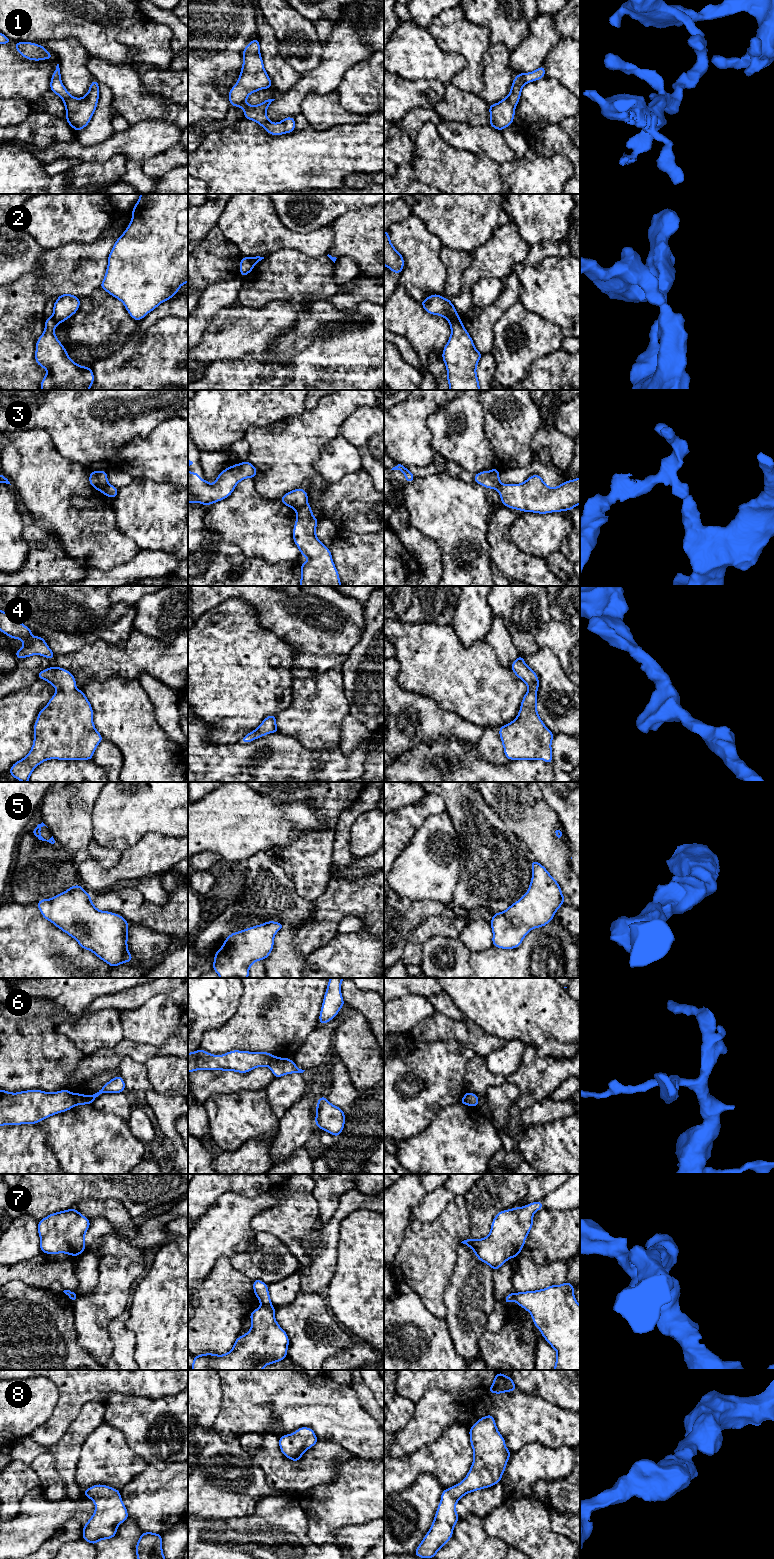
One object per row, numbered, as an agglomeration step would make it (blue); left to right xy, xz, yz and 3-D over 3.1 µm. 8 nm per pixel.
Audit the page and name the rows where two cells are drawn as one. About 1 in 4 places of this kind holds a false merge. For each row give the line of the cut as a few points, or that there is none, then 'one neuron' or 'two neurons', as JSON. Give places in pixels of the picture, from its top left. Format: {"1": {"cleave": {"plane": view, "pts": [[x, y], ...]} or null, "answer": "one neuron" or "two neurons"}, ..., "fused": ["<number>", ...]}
{"1": {"cleave": null, "answer": "one neuron"}, "2": {"cleave": {"plane": "yz", "pts": [[456, 314], [449, 321]]}, "answer": "two neurons"}, "3": {"cleave": {"plane": "xz", "pts": [[306, 502], [296, 510]]}, "answer": "two neurons"}, "4": {"cleave": null, "answer": "one neuron"}, "5": {"cleave": null, "answer": "one neuron"}, "6": {"cleave": {"plane": "xy", "pts": [[73, 1094], [77, 1104]]}, "answer": "two neurons"}, "7": {"cleave": {"plane": "xz", "pts": [[270, 1303], [262, 1306]]}, "answer": "two neurons"}, "8": {"cleave": null, "answer": "one neuron"}, "fused": ["2", "3", "6", "7"]}

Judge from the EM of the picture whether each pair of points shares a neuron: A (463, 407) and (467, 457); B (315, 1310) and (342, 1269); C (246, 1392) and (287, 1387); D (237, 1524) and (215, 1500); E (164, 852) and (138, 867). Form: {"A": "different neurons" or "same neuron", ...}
{"A": "same neuron", "B": "different neurons", "C": "same neuron", "D": "different neurons", "E": "same neuron"}

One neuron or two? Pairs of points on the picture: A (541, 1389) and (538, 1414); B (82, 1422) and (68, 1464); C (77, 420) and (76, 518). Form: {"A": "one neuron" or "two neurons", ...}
{"A": "two neurons", "B": "one neuron", "C": "two neurons"}

